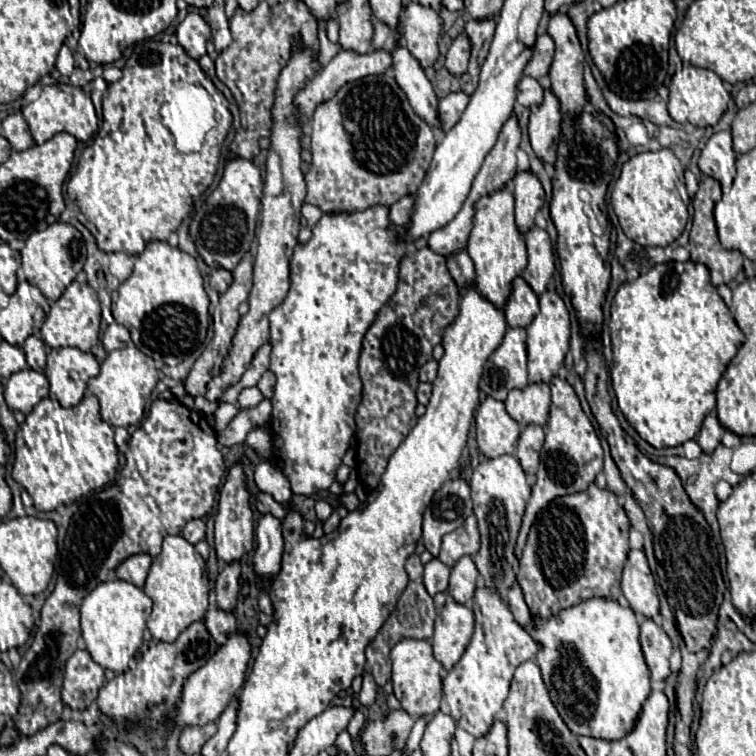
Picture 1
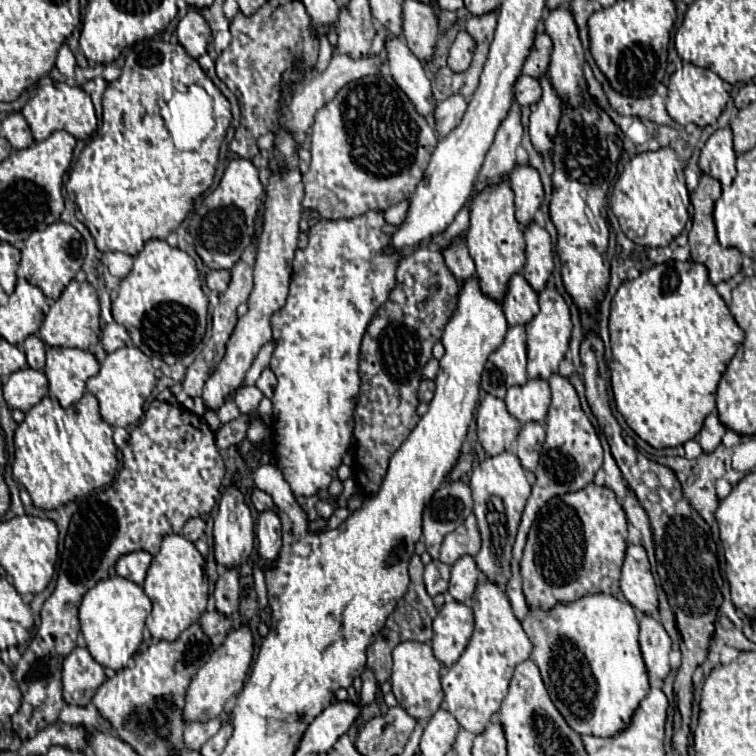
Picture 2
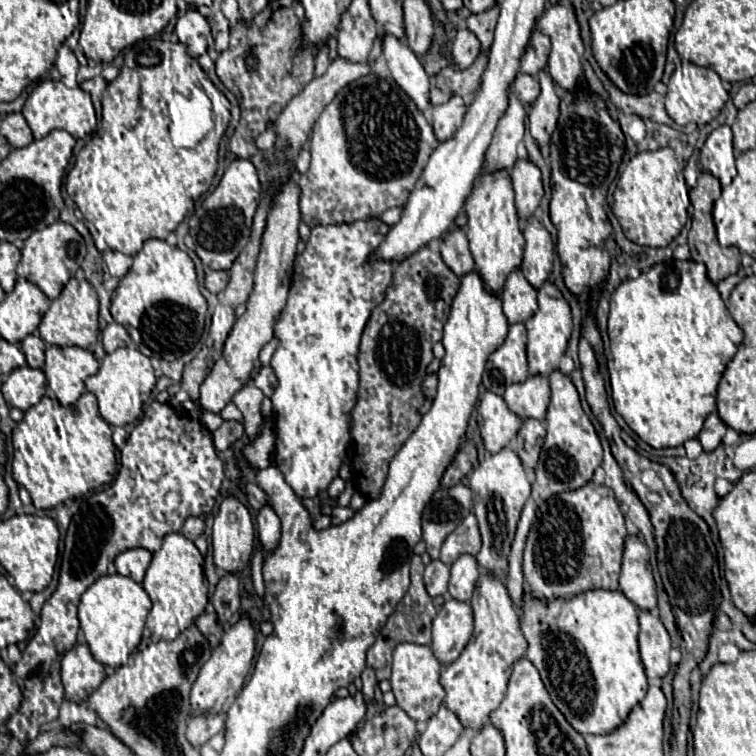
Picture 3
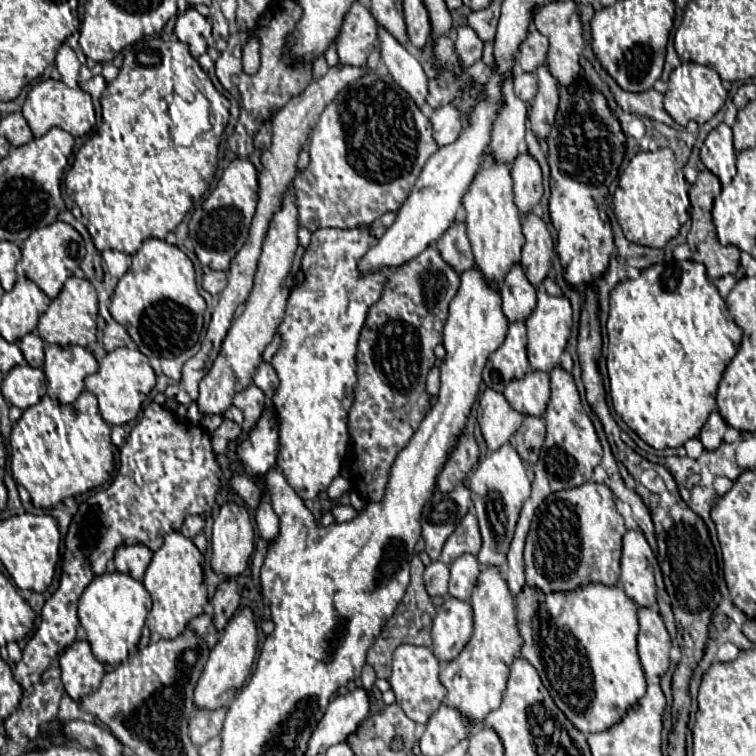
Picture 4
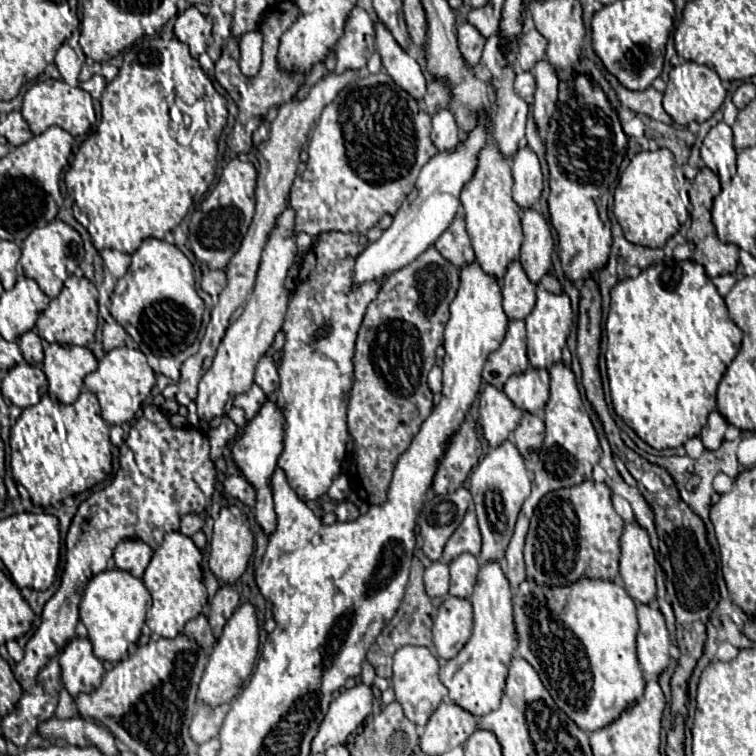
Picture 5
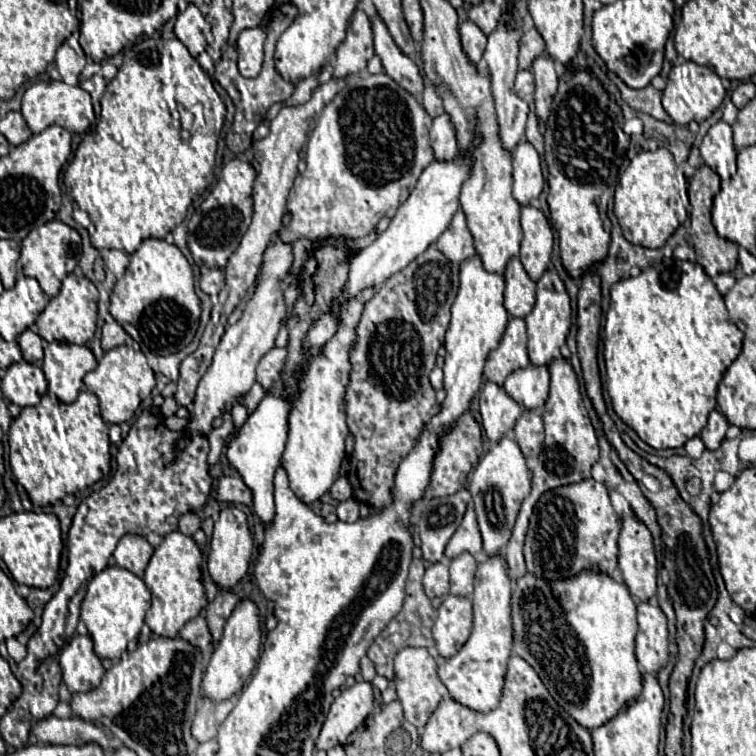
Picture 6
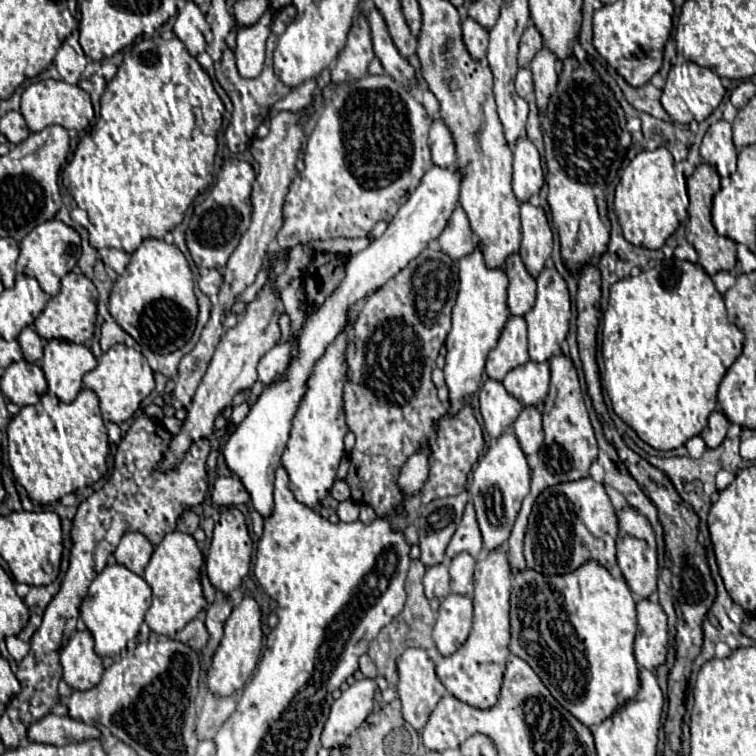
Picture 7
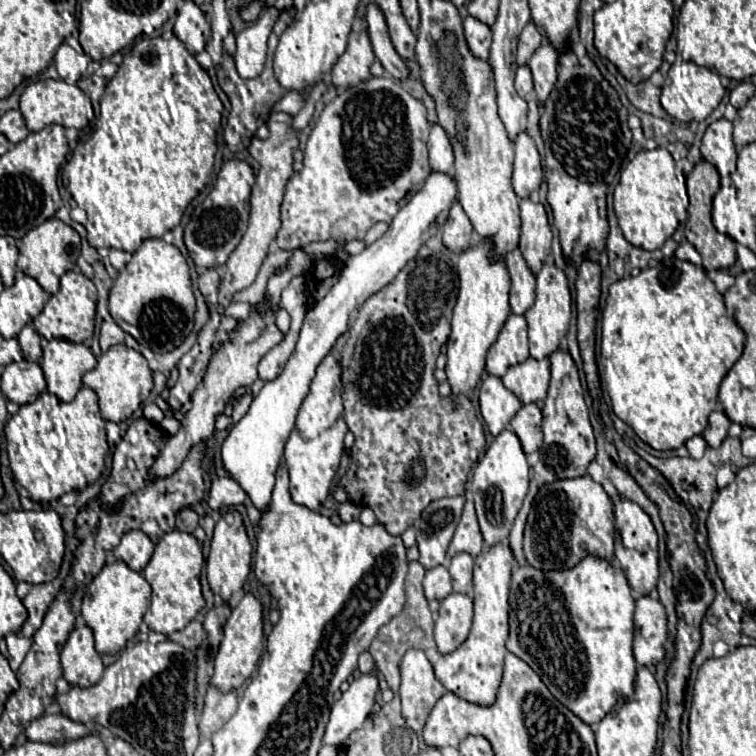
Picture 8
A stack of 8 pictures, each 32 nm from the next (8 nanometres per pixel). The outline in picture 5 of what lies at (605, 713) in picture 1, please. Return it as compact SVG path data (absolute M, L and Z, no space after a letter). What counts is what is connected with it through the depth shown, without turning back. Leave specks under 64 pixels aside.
M526 578L524 582L520 582L520 586L514 590L514 624L516 624L516 636L518 636L518 646L516 646L516 652L528 662L532 664L532 668L538 672L542 684L548 688L548 692L552 694L552 698L556 700L556 704L580 726L584 728L584 732L594 732L598 728L604 728L606 724L610 724L612 720L616 720L616 716L620 716L620 712L630 704L634 702L638 696L642 696L644 692L644 676L642 676L642 670L640 670L640 664L636 660L636 632L638 632L638 620L636 620L636 604L634 600L630 598L630 594L614 584L612 580L596 580L596 578L580 578L572 584L564 584L564 586L550 586L550 588L544 588L542 584Z

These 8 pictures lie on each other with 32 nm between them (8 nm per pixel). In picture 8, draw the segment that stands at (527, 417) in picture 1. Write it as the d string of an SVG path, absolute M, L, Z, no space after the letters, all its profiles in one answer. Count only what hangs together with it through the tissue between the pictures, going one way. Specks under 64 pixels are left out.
M526 358L520 364L508 368L502 378L504 386L512 390L524 404L544 400L550 382L550 360L542 358Z

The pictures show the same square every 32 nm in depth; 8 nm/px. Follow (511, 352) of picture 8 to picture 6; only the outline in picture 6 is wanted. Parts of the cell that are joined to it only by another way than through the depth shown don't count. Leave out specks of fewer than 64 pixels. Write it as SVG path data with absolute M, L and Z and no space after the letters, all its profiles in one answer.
M510 318L498 348L488 354L484 376L486 380L502 384L508 372L524 368L524 364L528 362L530 360L526 352L526 322L522 318Z

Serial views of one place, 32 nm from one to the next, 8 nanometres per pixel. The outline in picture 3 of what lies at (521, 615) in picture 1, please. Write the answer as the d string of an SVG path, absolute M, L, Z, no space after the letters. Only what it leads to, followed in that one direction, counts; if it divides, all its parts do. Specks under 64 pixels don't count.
M554 370L550 374L550 388L552 388L552 400L546 412L546 442L540 452L540 462L536 466L536 482L532 484L532 496L524 504L524 510L520 514L516 538L512 542L512 550L508 556L510 568L508 568L508 578L506 578L506 588L510 592L510 598L514 602L514 608L520 612L520 596L524 594L522 584L524 584L524 574L522 574L522 560L524 542L526 542L530 528L534 522L536 508L552 494L556 492L566 492L566 490L576 490L584 486L586 482L592 480L594 470L602 462L602 444L596 436L596 430L582 410L580 396L576 386L572 384L572 378L568 374L562 374L560 370Z

